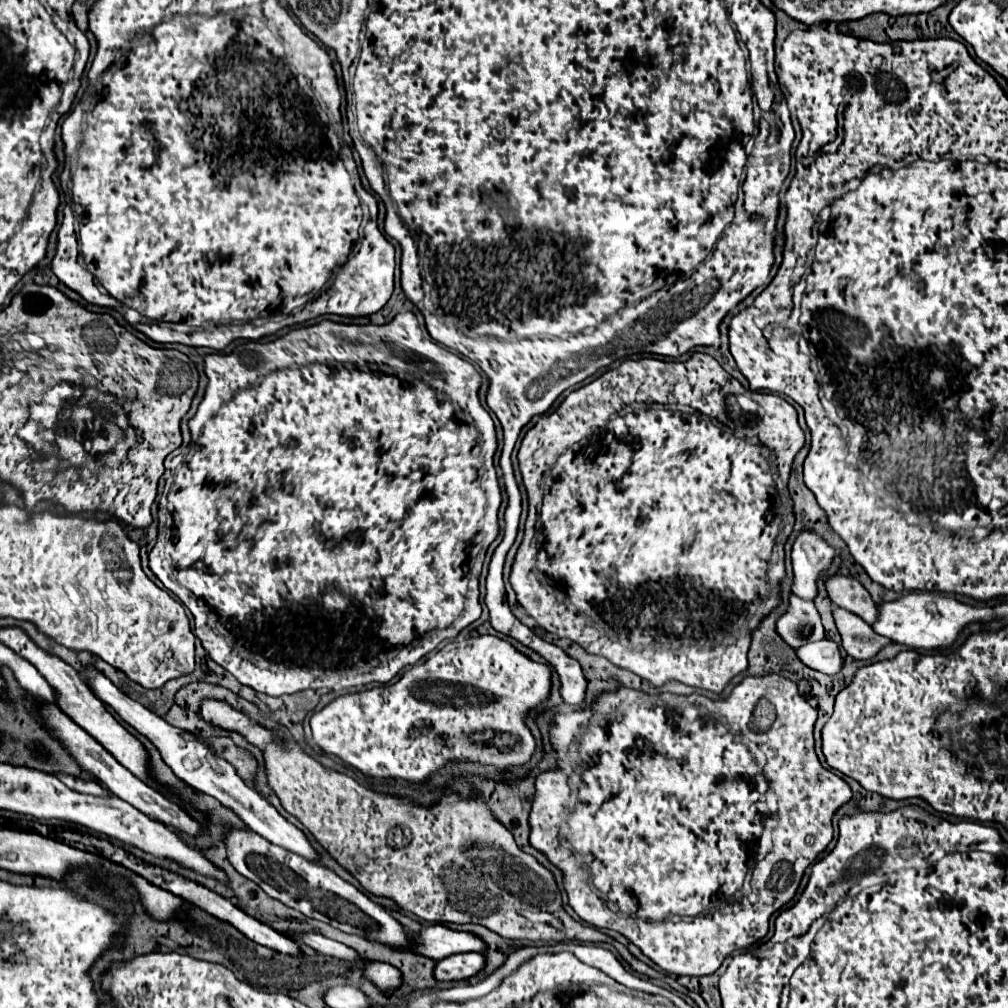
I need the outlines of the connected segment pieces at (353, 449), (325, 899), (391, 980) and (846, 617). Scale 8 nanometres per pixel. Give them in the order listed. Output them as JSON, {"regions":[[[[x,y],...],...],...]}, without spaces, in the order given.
{"regions":[[[[402,312],[392,322],[384,324],[384,326],[374,326],[374,324],[356,326],[356,324],[336,324],[336,322],[330,322],[330,320],[322,320],[320,324],[314,324],[314,326],[308,326],[308,328],[290,330],[286,336],[282,336],[274,342],[266,342],[266,344],[246,342],[244,350],[234,350],[232,354],[208,354],[204,358],[204,372],[208,376],[208,386],[206,386],[206,392],[204,392],[204,400],[200,402],[196,416],[190,418],[190,422],[188,422],[192,436],[200,436],[200,438],[192,438],[192,444],[190,444],[190,448],[184,456],[182,468],[176,472],[174,484],[172,484],[168,496],[166,496],[166,500],[168,500],[166,514],[162,512],[162,516],[158,518],[158,538],[164,538],[164,540],[158,540],[156,546],[150,552],[150,570],[192,612],[192,616],[196,620],[194,634],[200,638],[204,650],[208,652],[208,656],[216,664],[220,664],[232,676],[236,676],[236,680],[240,684],[250,686],[256,692],[262,692],[262,694],[268,694],[268,696],[294,694],[294,692],[302,692],[302,690],[308,690],[308,688],[318,690],[318,688],[324,688],[324,686],[326,688],[356,688],[356,686],[366,686],[366,684],[372,684],[372,682],[388,684],[402,668],[414,666],[420,658],[430,654],[442,640],[456,638],[466,626],[470,626],[472,622],[476,622],[480,618],[482,606],[480,606],[480,598],[478,598],[480,596],[478,594],[478,576],[482,572],[486,550],[496,540],[496,536],[500,532],[498,508],[502,504],[502,492],[500,492],[500,484],[498,484],[498,476],[496,476],[496,468],[494,468],[494,454],[496,454],[496,448],[498,448],[496,430],[494,430],[494,422],[492,422],[488,410],[480,402],[478,390],[480,390],[480,384],[482,384],[482,376],[480,376],[480,372],[474,364],[470,364],[468,360],[460,358],[458,354],[446,350],[444,346],[432,342],[420,330],[420,324],[418,324],[416,316],[412,312]]],[[[230,828],[222,838],[230,864],[248,880],[256,882],[270,898],[300,910],[308,918],[326,922],[342,932],[370,938],[388,946],[406,946],[410,942],[406,928],[396,922],[388,910],[374,904],[366,894],[356,890],[350,882],[336,876],[332,870],[302,858],[282,846],[276,846],[252,830]]],[[[366,962],[364,964],[364,974],[368,976],[370,982],[374,982],[378,988],[382,990],[392,990],[392,988],[398,988],[400,982],[402,982],[402,976],[400,972],[390,966],[390,964],[382,964],[382,962]]],[[[832,606],[832,616],[836,622],[836,628],[842,636],[844,642],[844,650],[848,652],[848,656],[856,658],[856,660],[870,660],[876,656],[876,652],[880,648],[884,648],[886,644],[890,644],[888,638],[878,636],[870,624],[866,624],[860,616]]]]}

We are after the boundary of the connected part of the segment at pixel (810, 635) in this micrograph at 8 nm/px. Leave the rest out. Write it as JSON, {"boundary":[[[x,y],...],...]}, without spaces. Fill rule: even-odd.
{"boundary":[[[794,594],[788,598],[786,612],[776,620],[776,632],[792,648],[822,640],[826,636],[814,604]]]}

